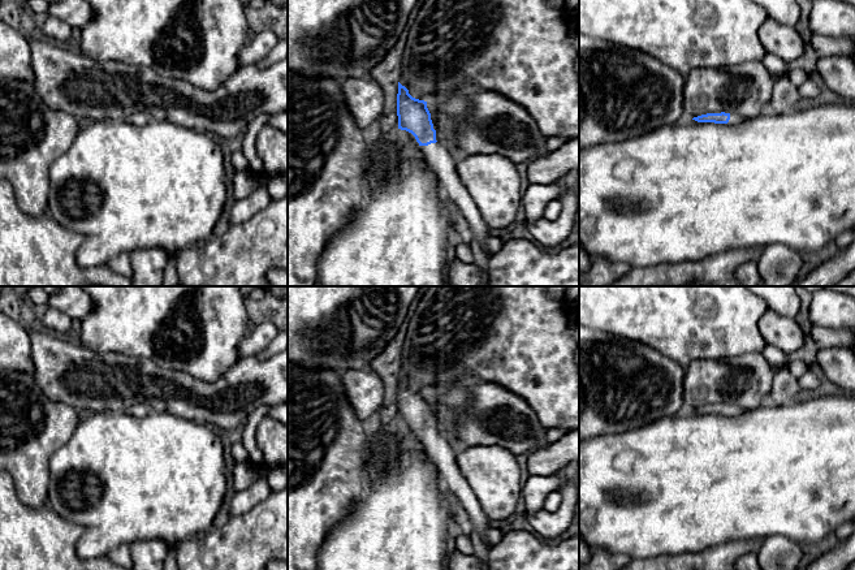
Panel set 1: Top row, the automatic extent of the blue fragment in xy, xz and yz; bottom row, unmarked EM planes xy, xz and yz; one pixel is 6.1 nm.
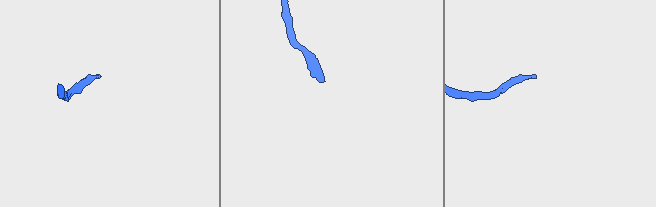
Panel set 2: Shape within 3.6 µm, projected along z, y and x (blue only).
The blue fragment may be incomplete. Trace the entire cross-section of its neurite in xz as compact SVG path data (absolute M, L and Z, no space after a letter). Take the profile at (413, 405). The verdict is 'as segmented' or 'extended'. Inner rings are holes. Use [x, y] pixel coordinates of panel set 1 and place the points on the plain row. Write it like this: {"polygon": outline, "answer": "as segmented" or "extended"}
{"polygon": "M398 373L397 385L398 420L411 424L424 444L428 457L436 462L439 471L444 475L448 489L458 498L459 504L467 511L472 527L476 530L483 543L488 530L488 518L485 517L476 496L470 488L467 480L459 471L455 454L450 444L436 432L436 422L427 400L427 393L413 389L409 381Z", "answer": "extended"}

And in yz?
{"polygon": "M721 403L721 405L701 406L701 407L694 409L692 411L695 411L698 414L714 414L714 415L734 416L734 415L739 415L747 410L734 406L734 405L730 406L730 405Z", "answer": "extended"}

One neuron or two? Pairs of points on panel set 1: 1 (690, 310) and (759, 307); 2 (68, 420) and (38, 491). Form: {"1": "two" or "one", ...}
{"1": "one", "2": "one"}

